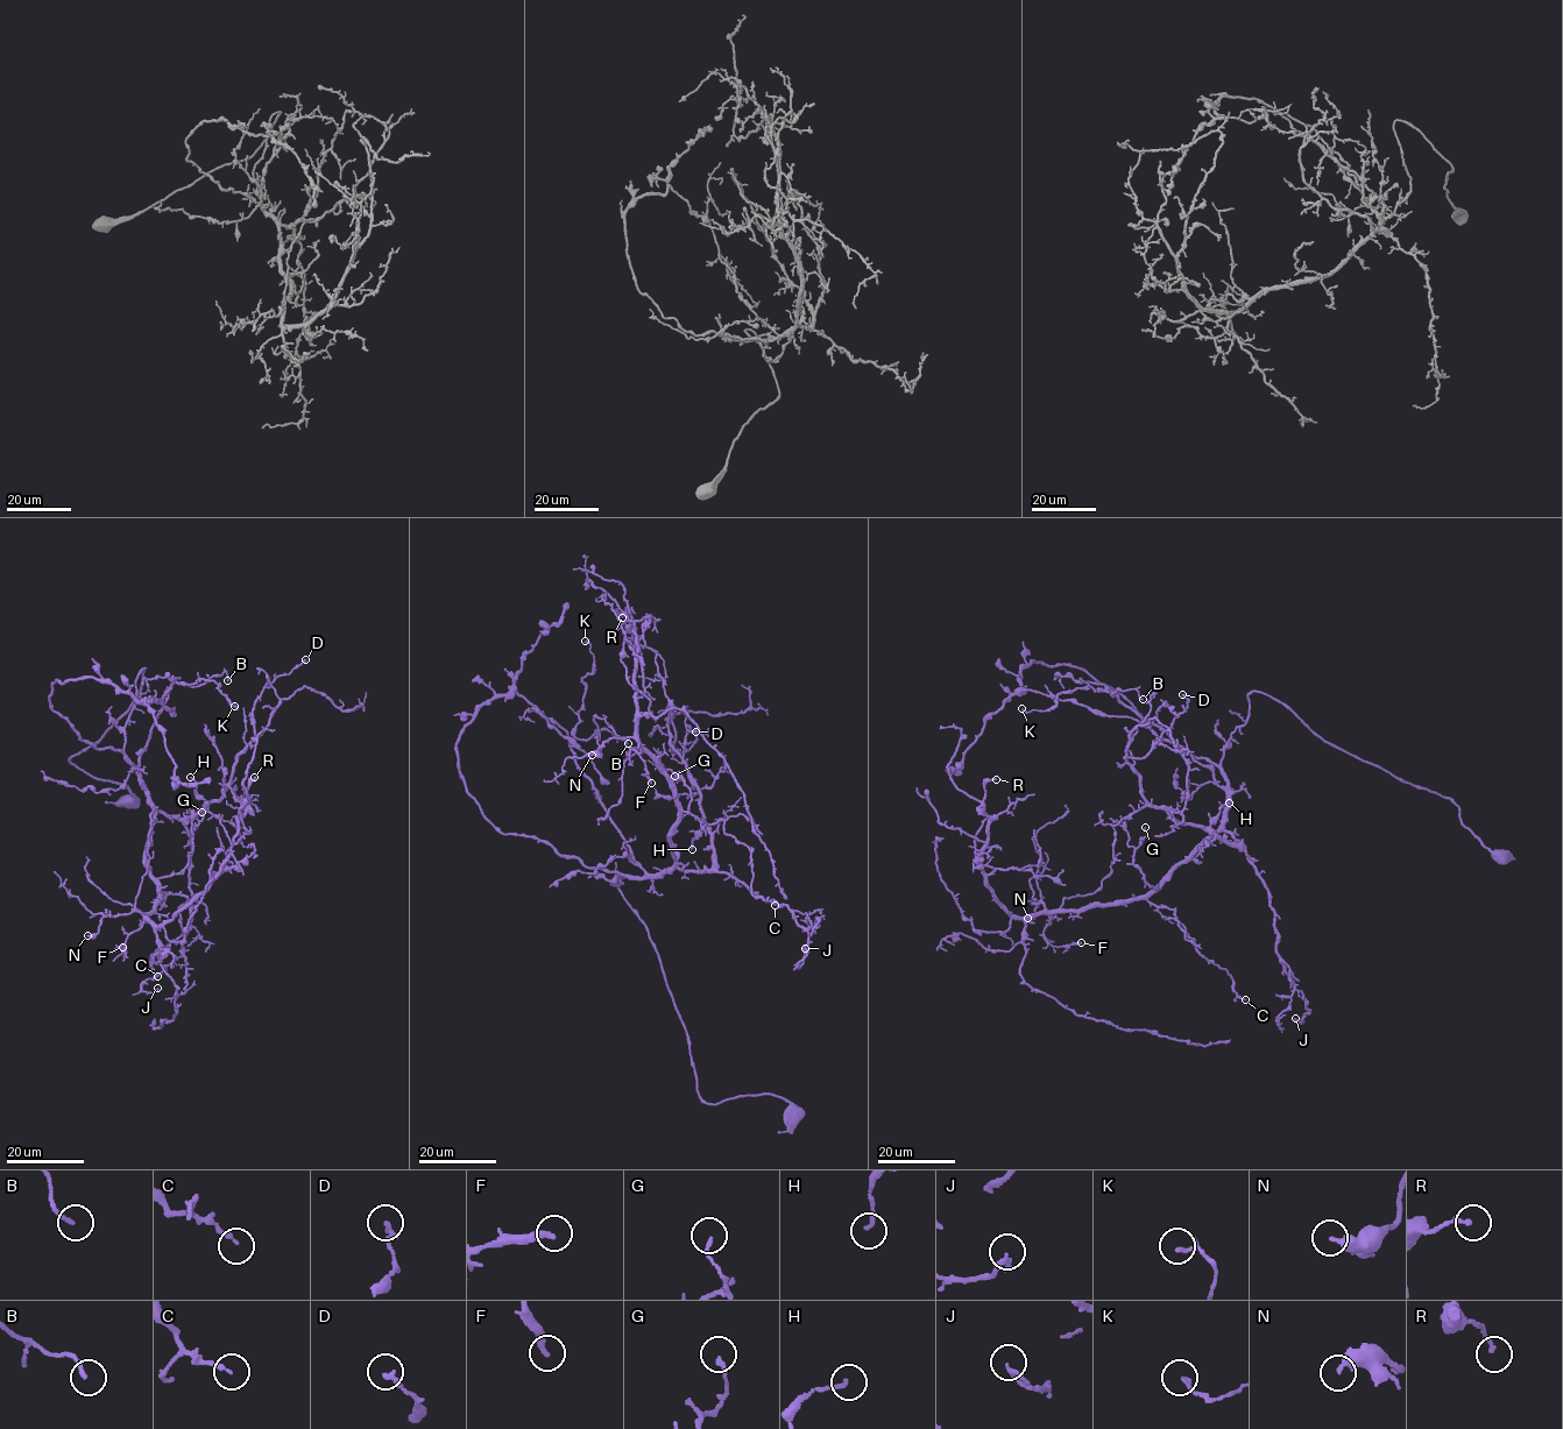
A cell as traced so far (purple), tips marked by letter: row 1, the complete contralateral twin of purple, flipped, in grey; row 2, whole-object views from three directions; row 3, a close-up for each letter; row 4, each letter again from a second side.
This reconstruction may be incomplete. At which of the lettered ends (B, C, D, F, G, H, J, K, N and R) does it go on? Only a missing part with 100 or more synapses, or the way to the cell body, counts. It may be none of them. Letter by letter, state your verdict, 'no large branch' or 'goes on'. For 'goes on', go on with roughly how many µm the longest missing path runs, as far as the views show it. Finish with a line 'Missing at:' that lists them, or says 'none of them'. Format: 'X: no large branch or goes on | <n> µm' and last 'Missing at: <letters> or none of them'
B: no large branch
C: no large branch
D: no large branch
F: no large branch
G: no large branch
H: no large branch
J: no large branch
K: no large branch
N: no large branch
R: no large branch
Missing at: none of them

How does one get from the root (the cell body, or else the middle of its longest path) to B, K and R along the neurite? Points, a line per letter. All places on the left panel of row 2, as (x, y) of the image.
B: (129, 801), (69, 759), (128, 712), (141, 669), (124, 748), (138, 770), (171, 685), (227, 680)
K: (129, 801), (69, 759), (128, 712), (141, 669), (124, 748), (138, 770), (175, 683), (216, 681), (234, 706)
R: (129, 801), (69, 759), (145, 669), (124, 754), (163, 926), (220, 871), (254, 777)

